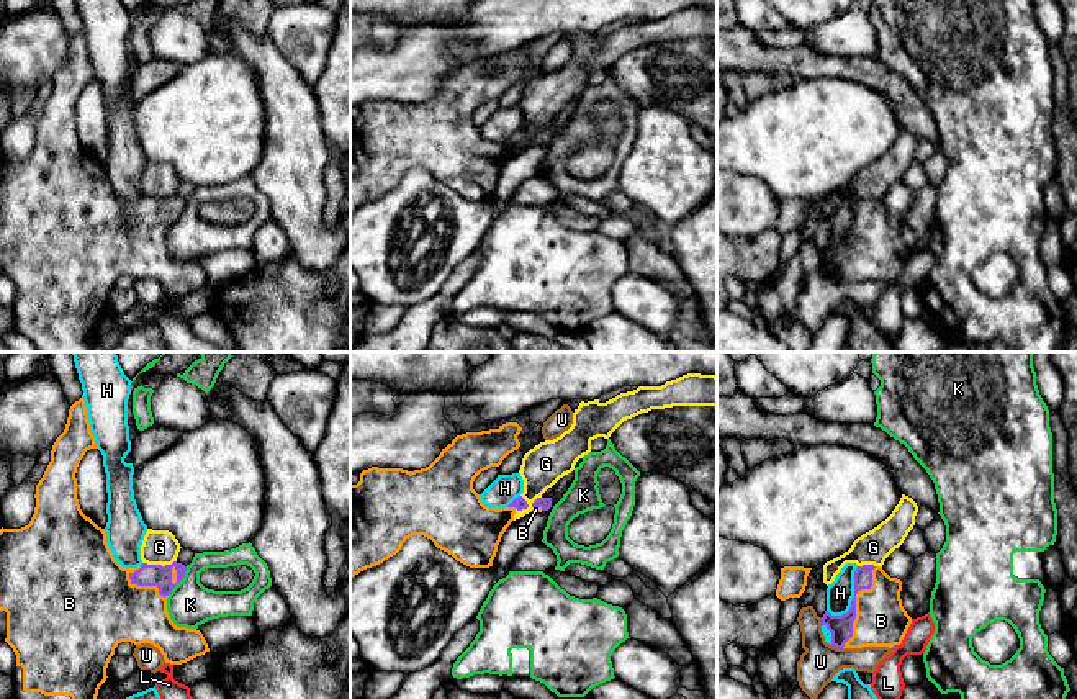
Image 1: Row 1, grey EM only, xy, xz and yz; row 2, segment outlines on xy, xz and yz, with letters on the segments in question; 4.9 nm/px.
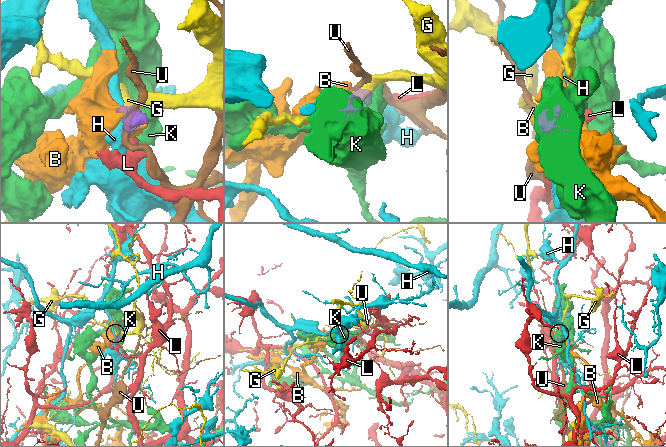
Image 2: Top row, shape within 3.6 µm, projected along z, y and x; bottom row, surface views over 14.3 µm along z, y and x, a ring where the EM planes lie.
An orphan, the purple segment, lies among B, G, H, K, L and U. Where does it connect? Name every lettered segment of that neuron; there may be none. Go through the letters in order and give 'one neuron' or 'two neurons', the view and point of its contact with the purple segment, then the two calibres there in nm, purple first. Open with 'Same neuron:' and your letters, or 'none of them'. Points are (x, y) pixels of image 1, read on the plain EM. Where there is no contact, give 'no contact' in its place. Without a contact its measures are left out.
Same neuron: B
B: one neuron | yz (855, 238) | 110/260 nm
G: two neurons | xz (527, 139) | 70/200 nm
H: two neurons | yz (855, 229) | 110/140 nm
K: two neurons | xy (180, 213) | 110/220 nm
L: two neurons | no contact
U: two neurons | yz (837, 280) | 110/190 nm

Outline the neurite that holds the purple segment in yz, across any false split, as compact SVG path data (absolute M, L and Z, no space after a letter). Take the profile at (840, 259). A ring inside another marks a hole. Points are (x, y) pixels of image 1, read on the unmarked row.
M863 198L854 205L854 231L843 249L831 249L825 244L822 259L831 265L831 278L836 282L889 280L902 277L912 250L902 239L902 214L890 211L882 200Z

